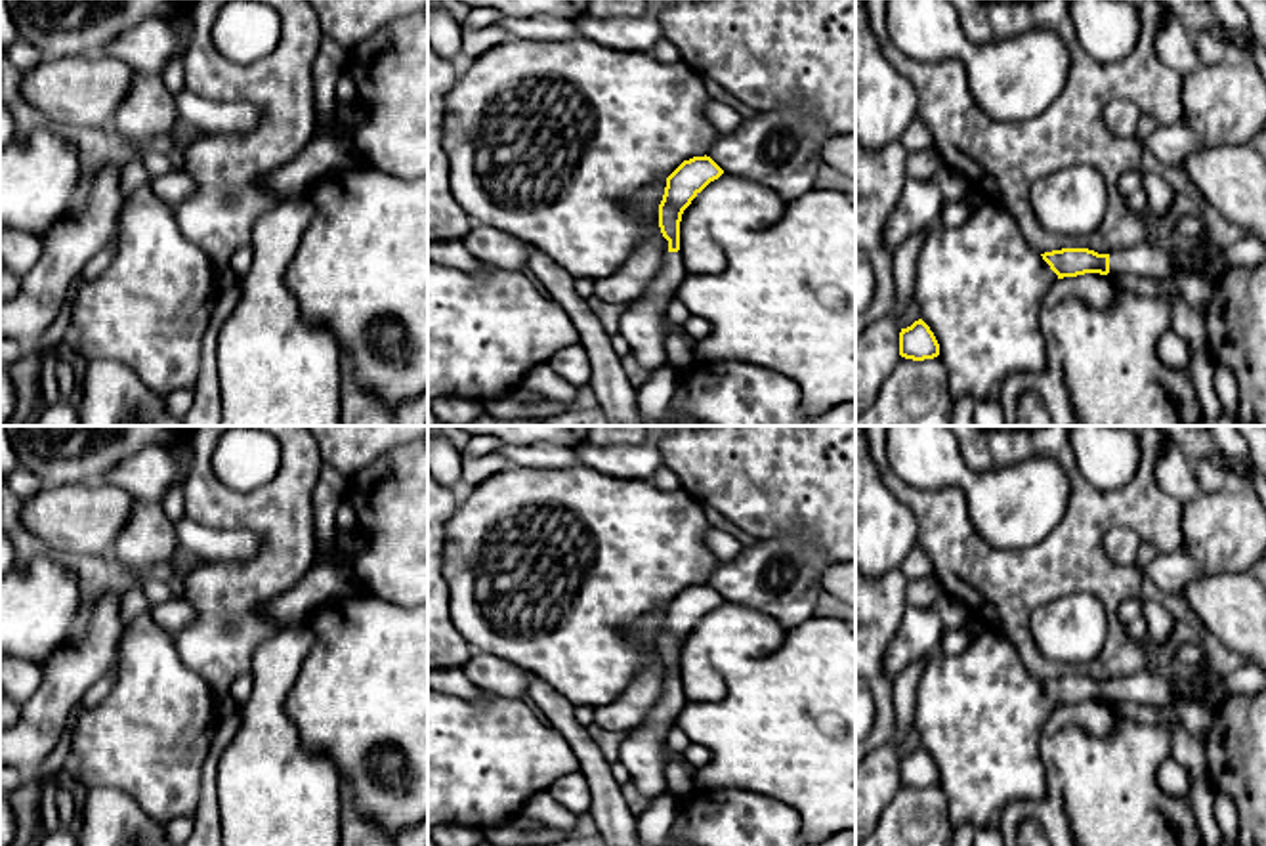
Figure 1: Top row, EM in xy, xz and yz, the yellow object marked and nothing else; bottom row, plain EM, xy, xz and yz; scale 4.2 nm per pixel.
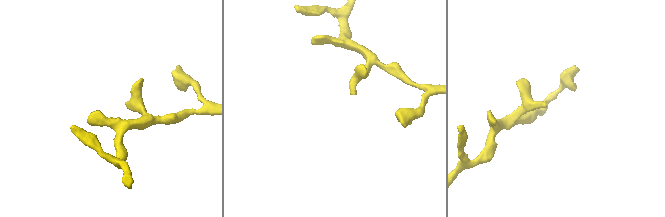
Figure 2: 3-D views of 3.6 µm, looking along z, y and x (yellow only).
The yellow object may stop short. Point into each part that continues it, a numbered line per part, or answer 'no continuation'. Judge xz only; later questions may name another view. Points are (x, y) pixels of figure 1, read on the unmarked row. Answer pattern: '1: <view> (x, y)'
1: xz (642, 753)

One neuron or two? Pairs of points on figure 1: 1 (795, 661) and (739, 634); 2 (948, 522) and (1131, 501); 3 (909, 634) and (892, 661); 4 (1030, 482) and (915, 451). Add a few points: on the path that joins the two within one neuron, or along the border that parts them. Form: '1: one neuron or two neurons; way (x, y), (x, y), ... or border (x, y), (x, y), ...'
1: two neurons; border (787, 631), (781, 644), (762, 659)
2: one neuron; way (993, 562), (1051, 562), (1085, 528)
3: one neuron; way (909, 640), (898, 655)
4: one neuron; way (1001, 482), (969, 482), (944, 466)

